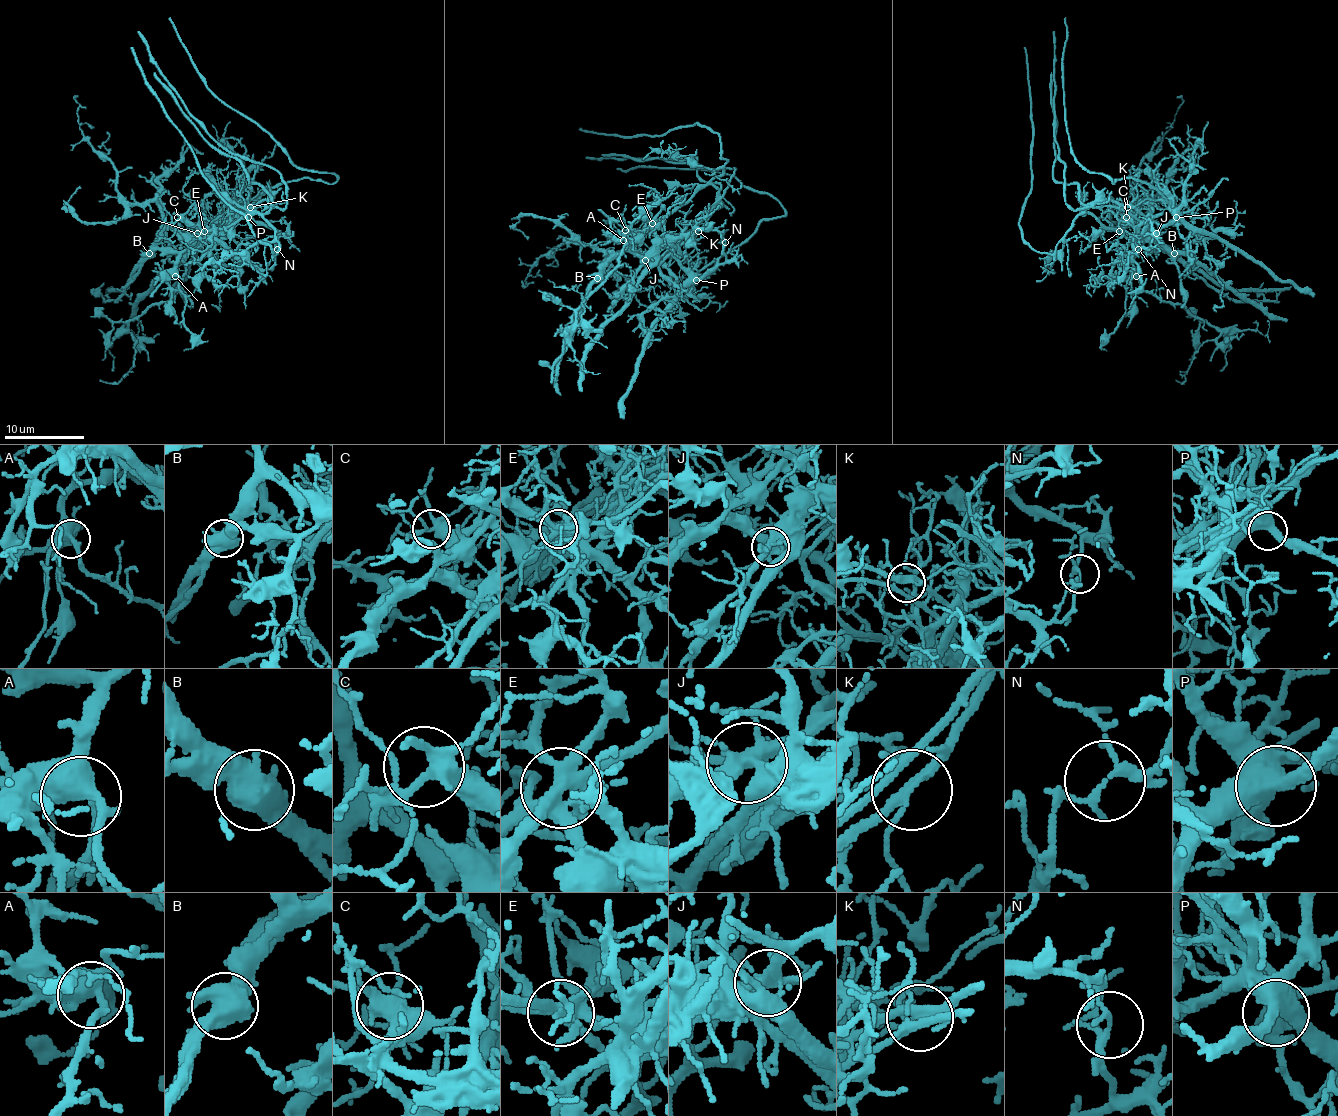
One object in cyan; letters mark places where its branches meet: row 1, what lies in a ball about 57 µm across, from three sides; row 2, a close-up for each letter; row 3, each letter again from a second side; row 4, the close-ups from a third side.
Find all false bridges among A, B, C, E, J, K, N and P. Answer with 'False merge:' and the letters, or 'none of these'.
False merge: B, E, J, K, N

